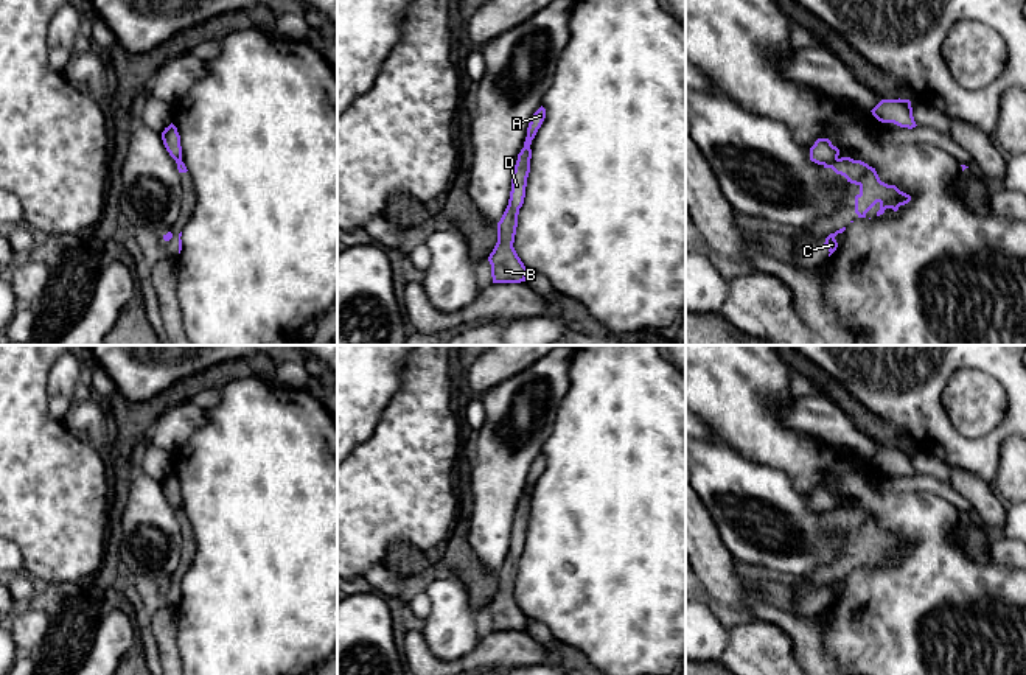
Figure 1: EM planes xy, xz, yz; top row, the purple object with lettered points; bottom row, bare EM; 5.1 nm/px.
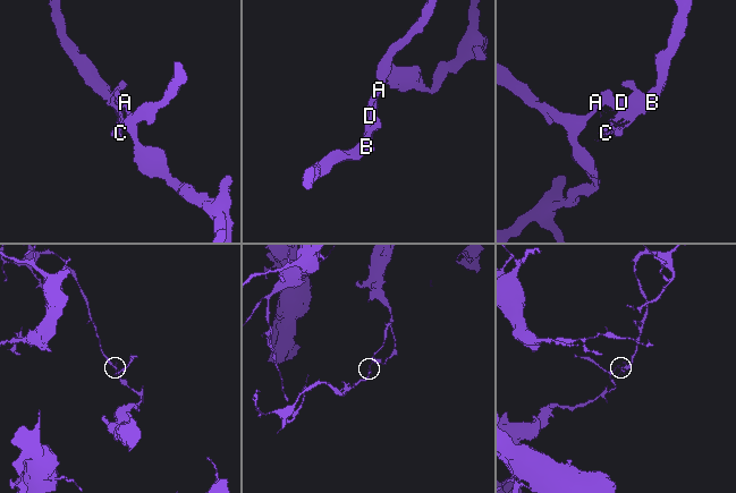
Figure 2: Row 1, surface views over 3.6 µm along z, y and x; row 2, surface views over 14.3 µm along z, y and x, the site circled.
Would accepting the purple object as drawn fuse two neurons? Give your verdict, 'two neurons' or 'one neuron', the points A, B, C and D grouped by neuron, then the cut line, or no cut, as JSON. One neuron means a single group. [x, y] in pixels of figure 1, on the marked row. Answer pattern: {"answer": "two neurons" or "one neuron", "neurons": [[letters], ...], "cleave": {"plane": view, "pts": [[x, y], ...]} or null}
{"answer": "two neurons", "neurons": [["A"], ["B", "C", "D"]], "cleave": {"plane": "yz", "pts": [[837, 157], [824, 165]]}}

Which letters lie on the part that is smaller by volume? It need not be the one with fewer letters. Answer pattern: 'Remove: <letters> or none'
Remove: B, C, D

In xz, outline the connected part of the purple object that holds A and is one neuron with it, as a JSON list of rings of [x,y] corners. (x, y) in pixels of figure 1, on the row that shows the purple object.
[[[541,106],[533,117],[530,118],[529,128],[527,128],[527,137],[524,142],[524,148],[532,145],[532,140],[535,138],[538,129],[541,128],[543,121],[546,118],[546,109]]]

